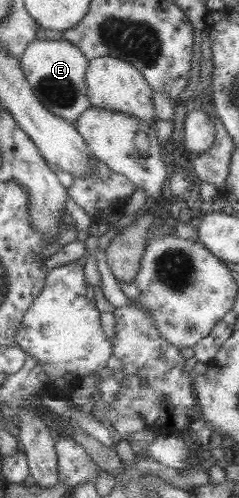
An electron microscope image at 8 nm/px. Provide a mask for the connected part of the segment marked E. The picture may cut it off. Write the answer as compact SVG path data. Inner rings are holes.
M65 38L32 42L22 58L22 66L38 97L60 117L77 123L94 103L90 97L87 73L92 59L79 46Z

